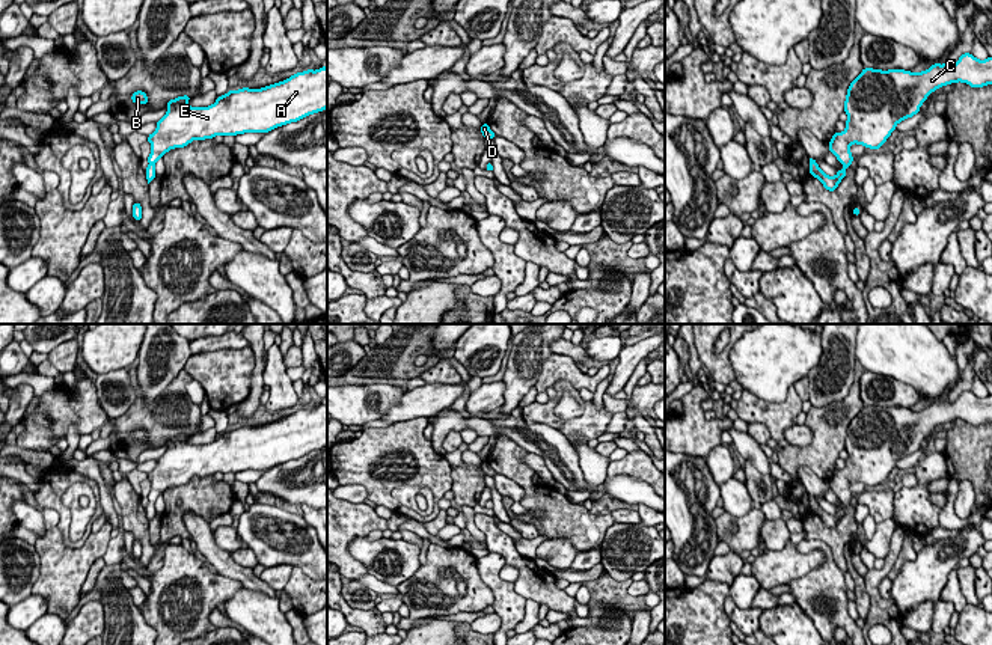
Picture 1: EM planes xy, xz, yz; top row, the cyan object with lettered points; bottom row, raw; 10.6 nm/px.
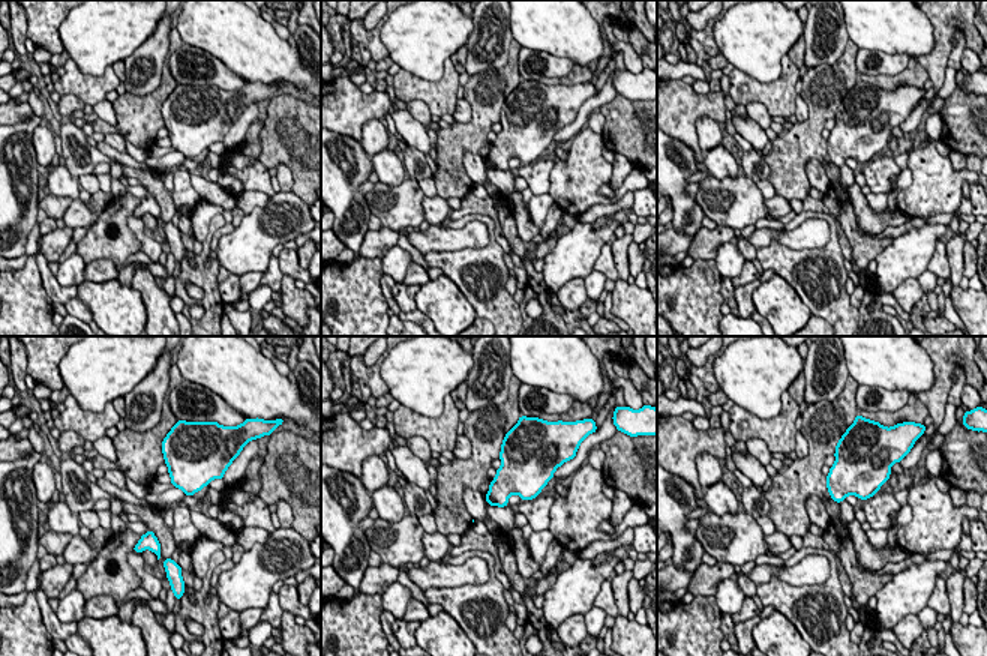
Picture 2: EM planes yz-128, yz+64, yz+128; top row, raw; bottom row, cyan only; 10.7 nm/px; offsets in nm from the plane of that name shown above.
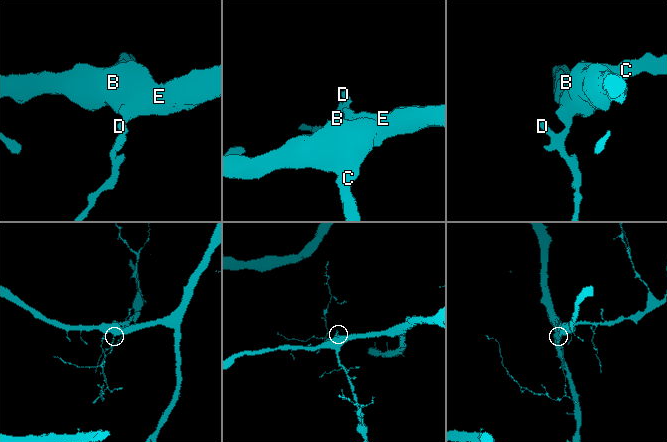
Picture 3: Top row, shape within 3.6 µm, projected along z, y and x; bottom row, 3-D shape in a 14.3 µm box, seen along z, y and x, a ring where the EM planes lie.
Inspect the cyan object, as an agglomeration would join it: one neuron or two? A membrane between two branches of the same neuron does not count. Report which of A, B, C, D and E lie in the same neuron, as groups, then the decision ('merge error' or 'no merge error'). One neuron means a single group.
groups A B C D E; no merge error

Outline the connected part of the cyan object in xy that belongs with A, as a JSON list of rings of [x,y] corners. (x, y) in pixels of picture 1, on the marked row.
[[[327,68],[308,69],[261,89],[243,87],[219,96],[213,105],[190,107],[184,95],[170,99],[167,113],[148,136],[152,149],[146,167],[148,184],[157,176],[155,163],[167,151],[184,148],[194,139],[268,133],[327,109]]]

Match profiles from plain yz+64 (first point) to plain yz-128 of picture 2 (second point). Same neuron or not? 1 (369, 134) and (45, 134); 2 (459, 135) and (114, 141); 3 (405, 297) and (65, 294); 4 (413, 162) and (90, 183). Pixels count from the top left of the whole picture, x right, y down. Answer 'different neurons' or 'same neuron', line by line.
1: same neuron
2: different neurons
3: same neuron
4: different neurons

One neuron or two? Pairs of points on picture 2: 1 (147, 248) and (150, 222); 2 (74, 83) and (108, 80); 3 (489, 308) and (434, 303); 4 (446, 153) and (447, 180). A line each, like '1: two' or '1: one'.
1: two
2: one
3: two
4: one

